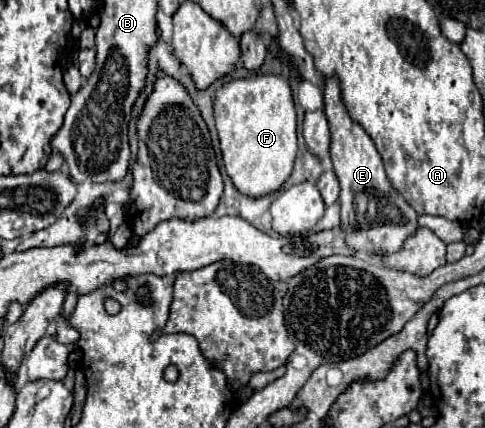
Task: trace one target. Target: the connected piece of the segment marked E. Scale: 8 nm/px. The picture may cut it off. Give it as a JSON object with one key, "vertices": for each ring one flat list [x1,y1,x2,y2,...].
{"vertices":[[325,80,325,114,331,128,331,162,341,186,341,226,347,232,347,246,355,252,391,254,403,248,403,242,417,232,417,212,405,202,405,198,389,184,383,168,381,154,377,152,371,136,355,122,343,100,339,80]]}

